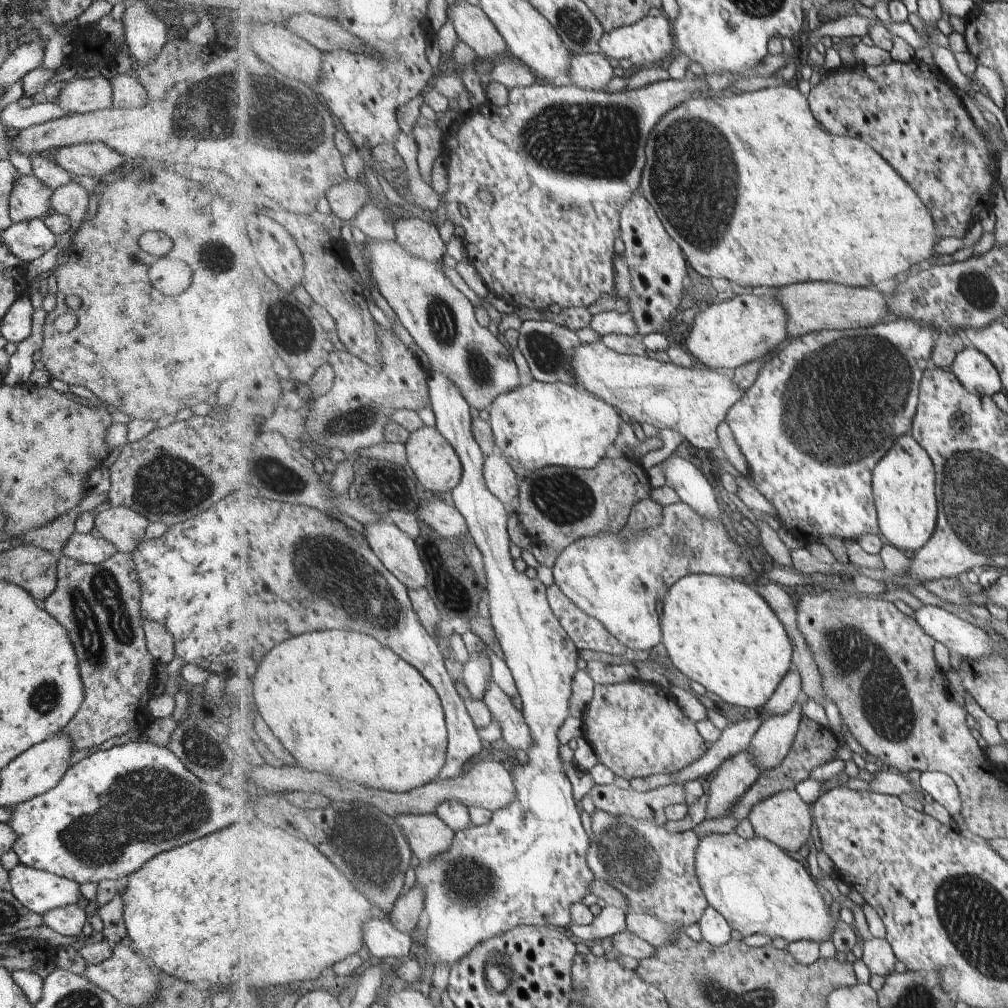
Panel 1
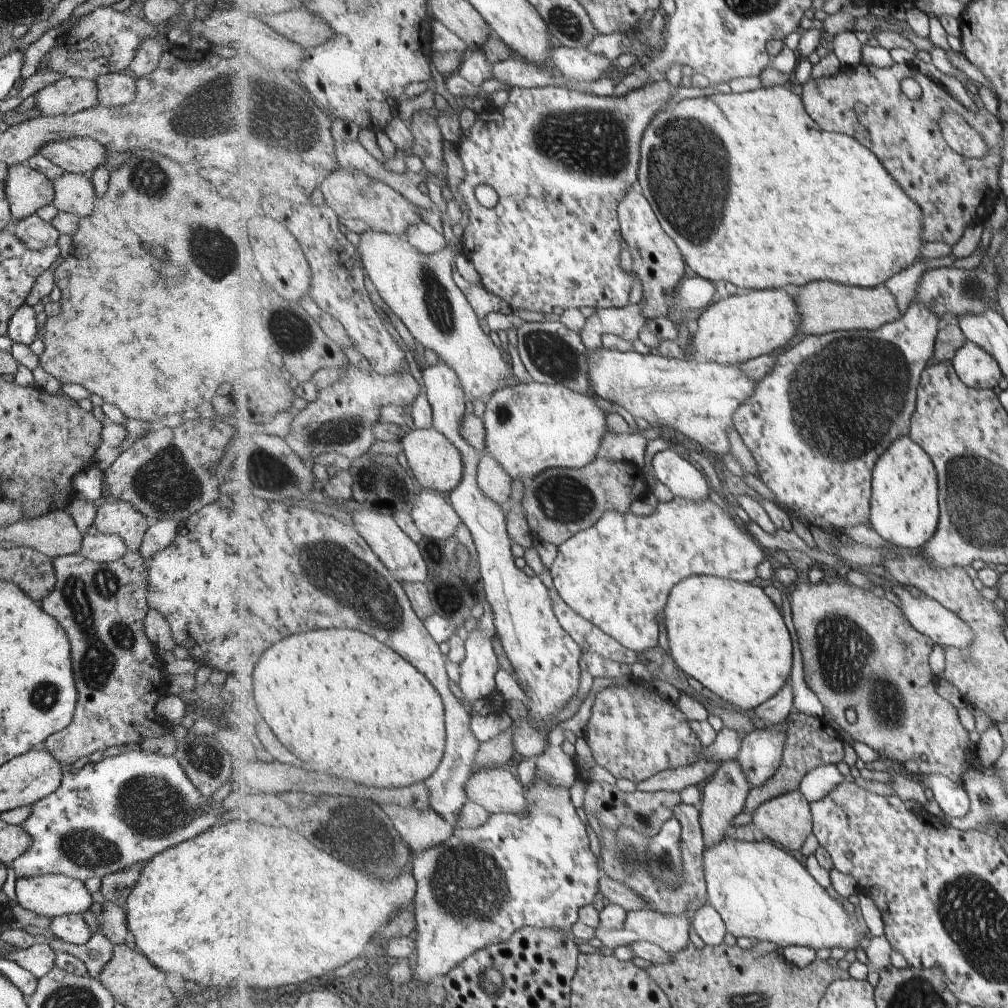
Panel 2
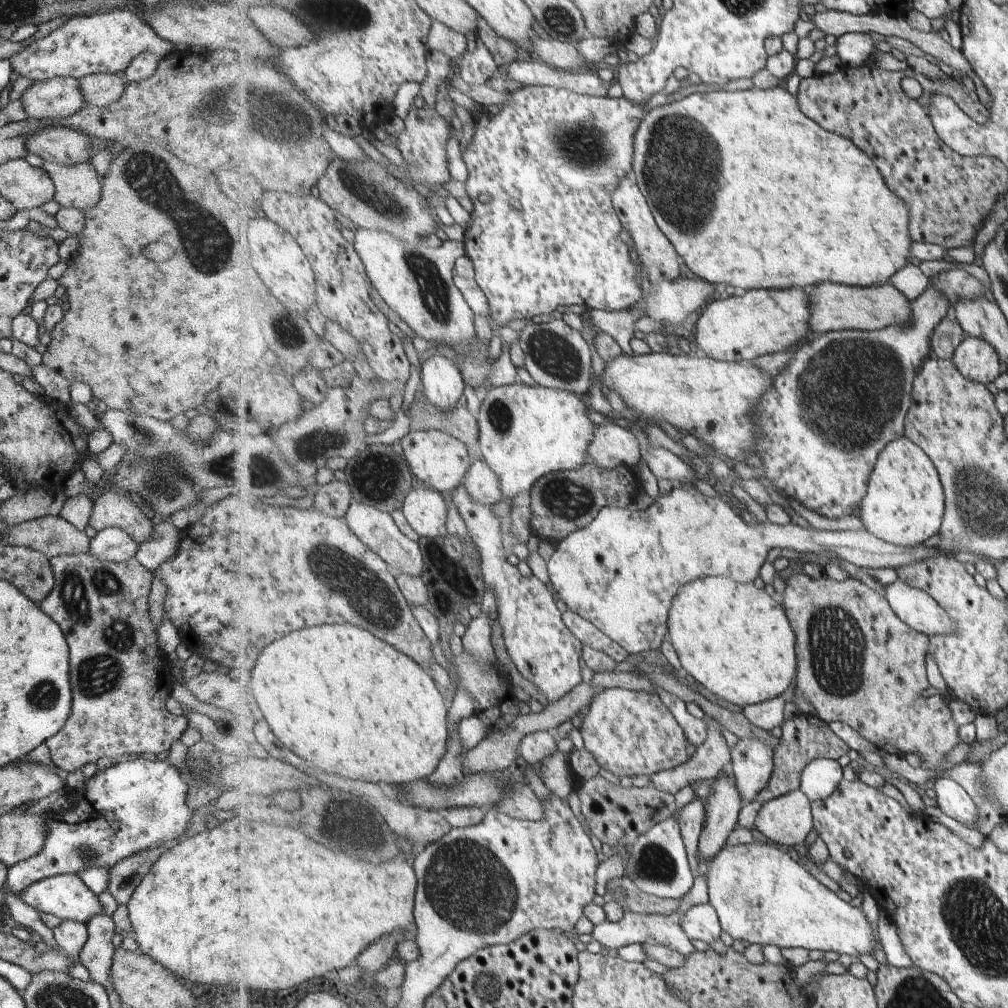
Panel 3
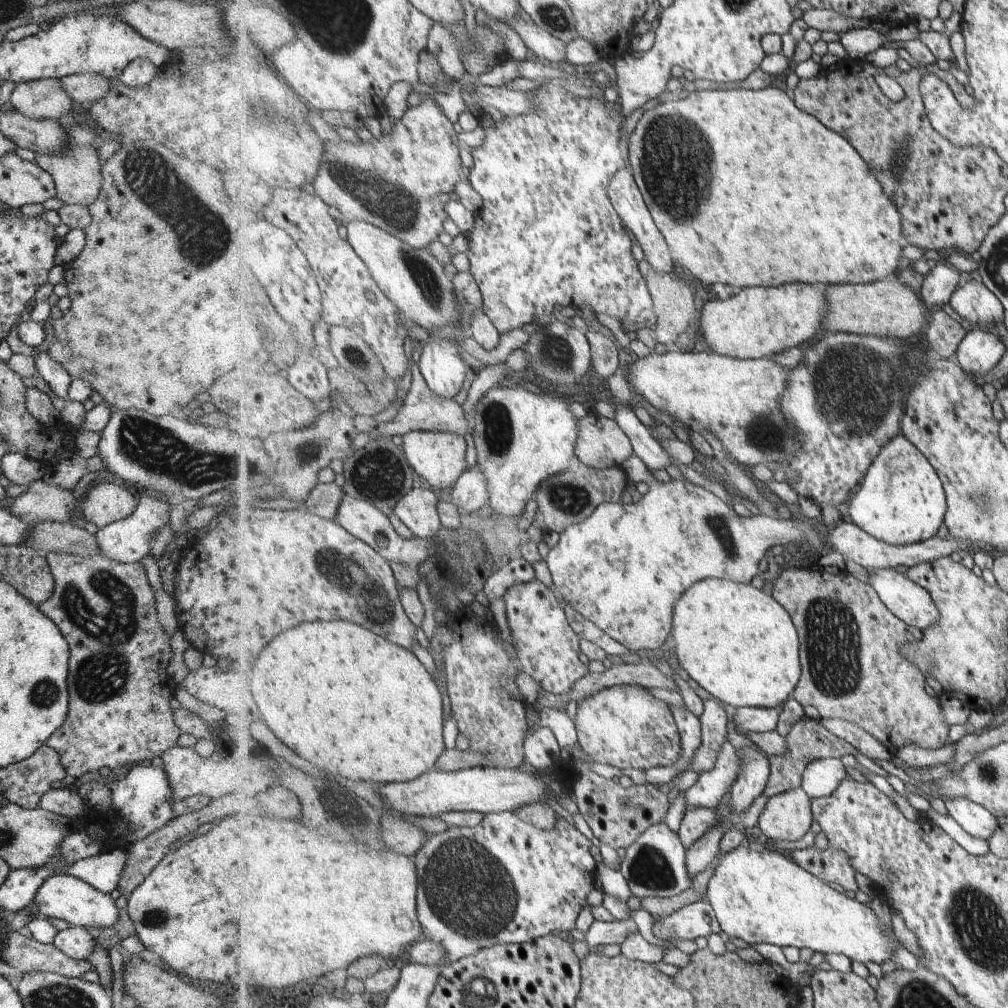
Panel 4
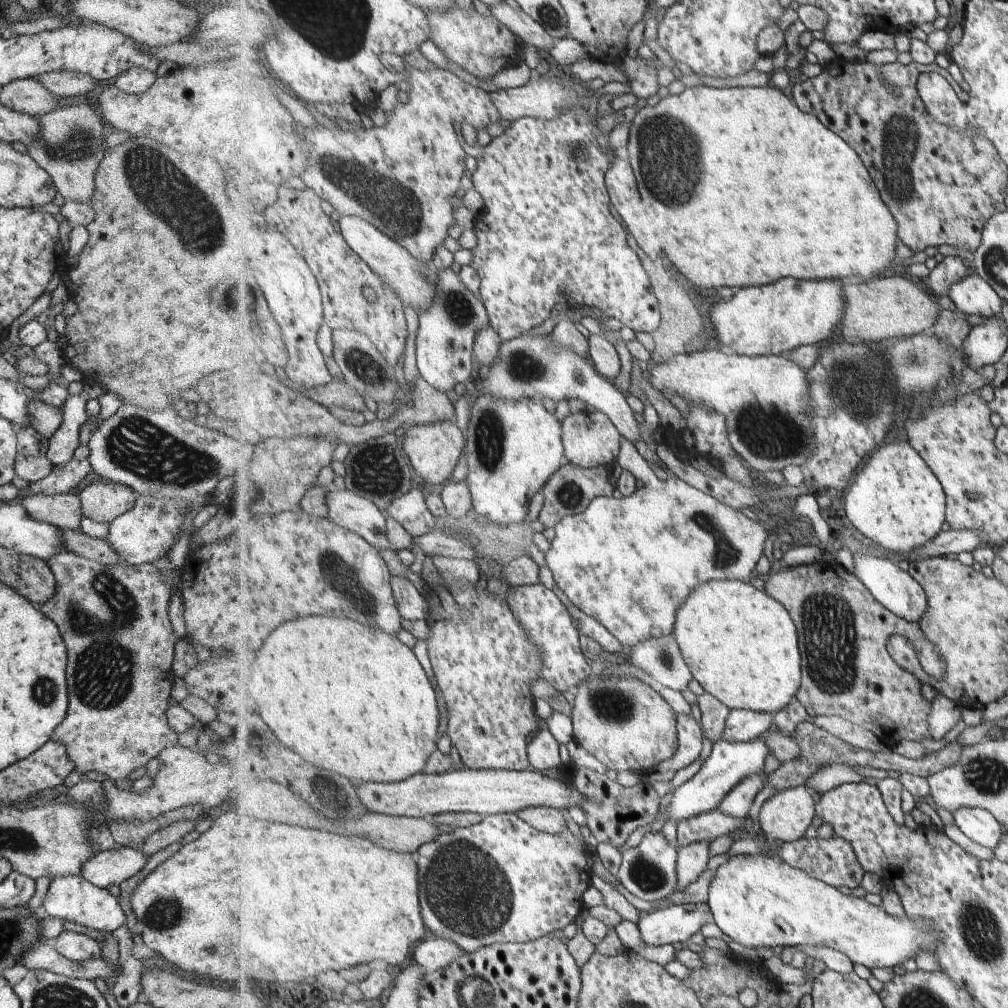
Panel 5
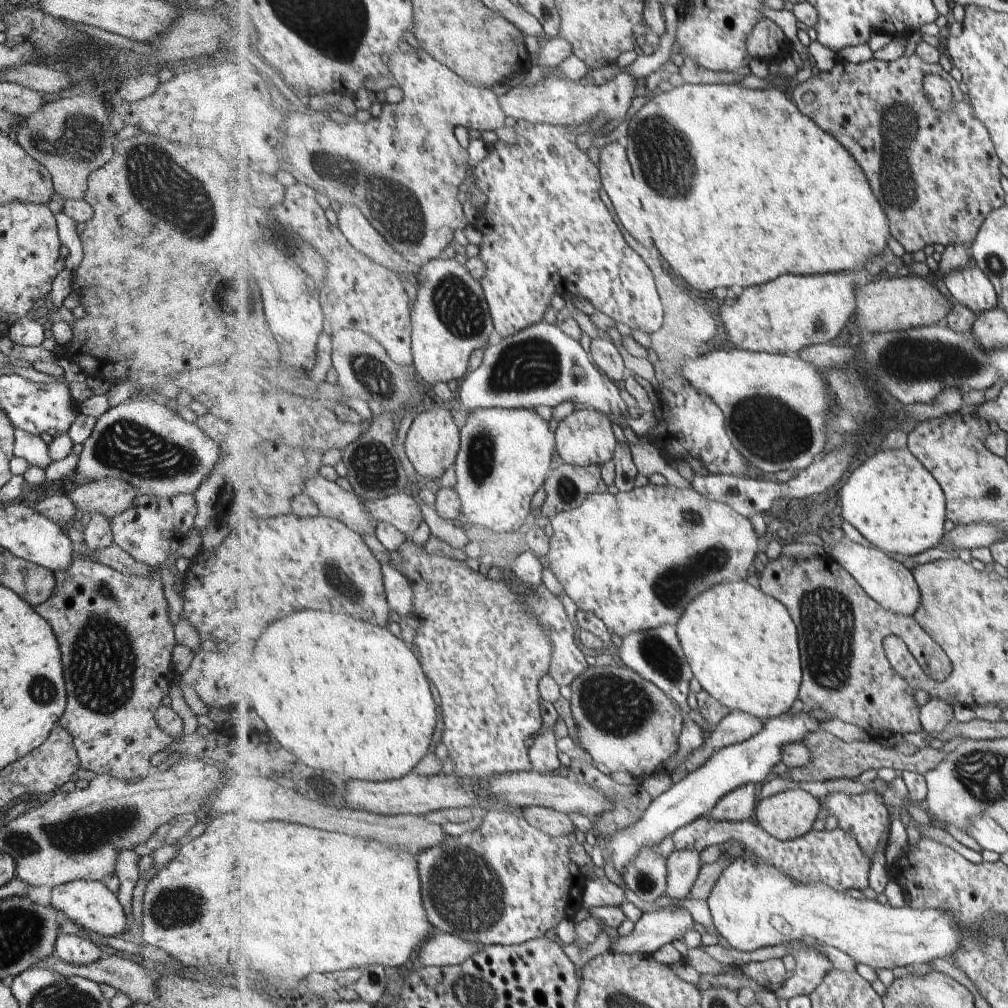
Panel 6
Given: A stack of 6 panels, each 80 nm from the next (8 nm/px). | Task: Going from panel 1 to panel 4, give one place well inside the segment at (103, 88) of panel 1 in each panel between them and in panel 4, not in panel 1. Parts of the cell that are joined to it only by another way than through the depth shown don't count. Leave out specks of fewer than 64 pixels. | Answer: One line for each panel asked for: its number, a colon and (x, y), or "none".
2: (69, 95)
3: (56, 98)
4: (38, 99)

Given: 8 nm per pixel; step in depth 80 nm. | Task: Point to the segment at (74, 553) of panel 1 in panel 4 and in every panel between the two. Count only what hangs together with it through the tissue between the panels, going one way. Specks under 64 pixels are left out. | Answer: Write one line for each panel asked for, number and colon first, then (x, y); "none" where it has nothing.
2: (98, 548)
3: (111, 544)
4: (127, 540)

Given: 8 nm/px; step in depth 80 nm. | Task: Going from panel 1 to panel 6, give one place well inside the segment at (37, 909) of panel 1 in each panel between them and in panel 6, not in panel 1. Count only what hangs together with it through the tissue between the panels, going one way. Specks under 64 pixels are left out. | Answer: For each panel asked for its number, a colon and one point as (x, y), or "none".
2: (49, 895)
3: (65, 896)
4: (62, 896)
5: (72, 898)
6: (89, 904)

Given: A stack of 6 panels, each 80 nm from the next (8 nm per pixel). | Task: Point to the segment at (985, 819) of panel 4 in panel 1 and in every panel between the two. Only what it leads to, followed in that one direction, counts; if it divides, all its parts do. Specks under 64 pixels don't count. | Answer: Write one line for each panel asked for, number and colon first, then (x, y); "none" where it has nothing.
1: (943, 789)
2: (952, 798)
3: (953, 800)

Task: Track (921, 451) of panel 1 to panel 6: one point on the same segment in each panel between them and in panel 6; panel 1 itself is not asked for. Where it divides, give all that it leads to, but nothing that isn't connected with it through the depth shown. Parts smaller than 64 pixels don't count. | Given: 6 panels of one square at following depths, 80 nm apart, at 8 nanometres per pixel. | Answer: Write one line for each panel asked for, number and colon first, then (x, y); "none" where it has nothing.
2: (905, 510)
3: (905, 504)
4: (903, 500)
5: (896, 500)
6: (892, 500)

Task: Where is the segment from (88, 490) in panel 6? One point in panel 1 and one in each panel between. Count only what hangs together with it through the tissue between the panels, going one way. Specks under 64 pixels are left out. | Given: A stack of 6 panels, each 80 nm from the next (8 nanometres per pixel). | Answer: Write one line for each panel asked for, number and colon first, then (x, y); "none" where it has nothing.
1: (122, 527)
2: (119, 518)
3: (111, 509)
4: (105, 503)
5: (100, 501)

